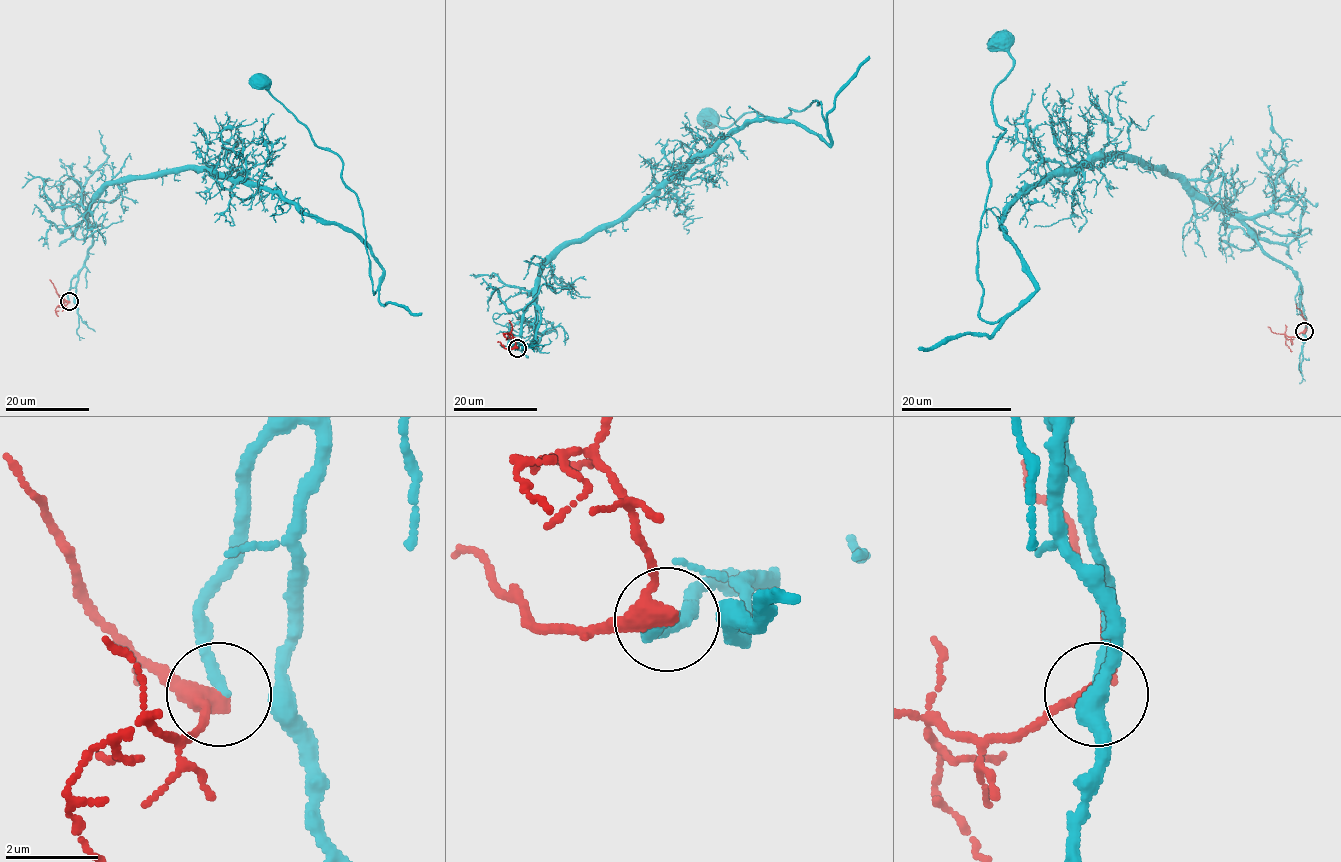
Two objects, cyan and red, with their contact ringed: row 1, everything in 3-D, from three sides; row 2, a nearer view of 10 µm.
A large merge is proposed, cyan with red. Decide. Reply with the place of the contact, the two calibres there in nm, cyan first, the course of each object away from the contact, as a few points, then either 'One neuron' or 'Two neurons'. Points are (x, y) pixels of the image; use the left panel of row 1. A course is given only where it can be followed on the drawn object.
Place: (69, 301). Thickness 170 nm (cyan) against 360 nm. Course of cyan: (69, 301), (90, 204), (123, 178), (190, 169), (342, 224), (383, 270), (374, 294), (342, 160), (261, 79). Course of red: (69, 301), (59, 304), (55, 311), (58, 316). Two neurons

